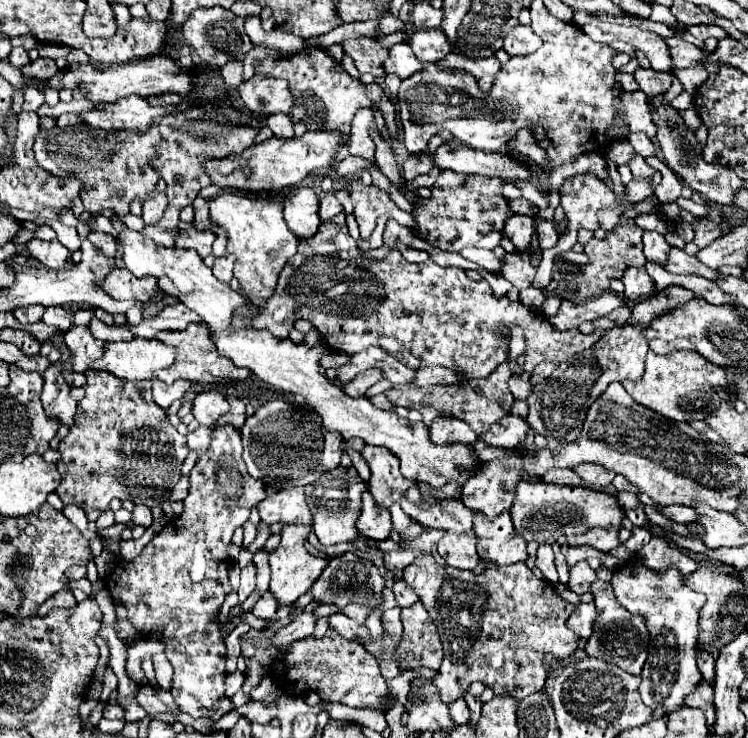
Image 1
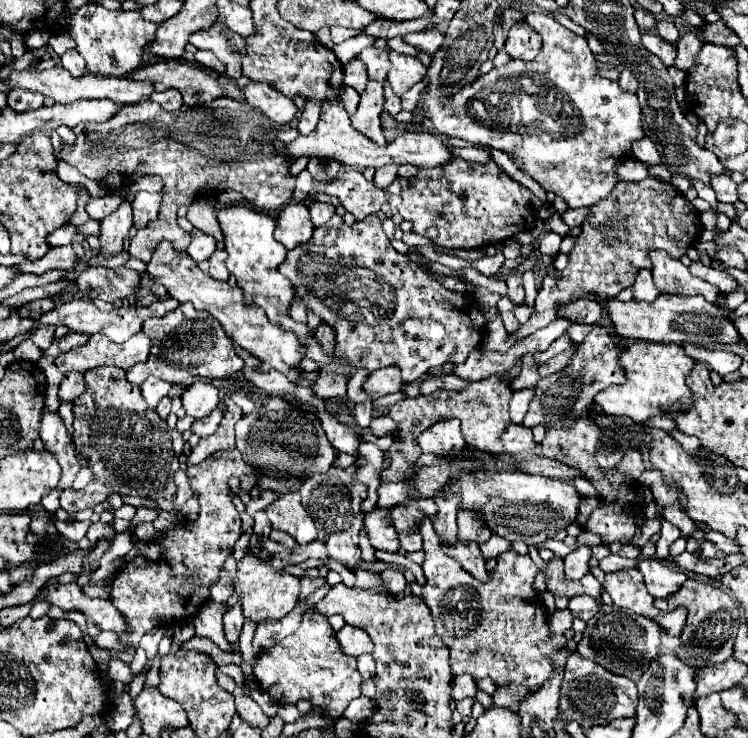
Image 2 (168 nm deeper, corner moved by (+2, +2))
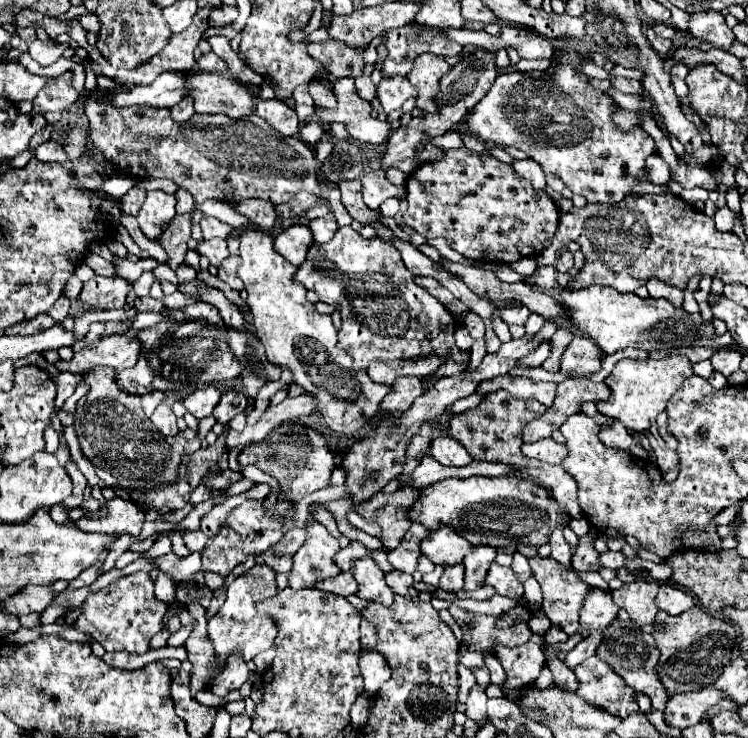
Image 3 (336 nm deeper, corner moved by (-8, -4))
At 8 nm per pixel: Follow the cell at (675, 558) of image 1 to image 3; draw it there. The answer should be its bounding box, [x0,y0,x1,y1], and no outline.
[654,584,694,616]

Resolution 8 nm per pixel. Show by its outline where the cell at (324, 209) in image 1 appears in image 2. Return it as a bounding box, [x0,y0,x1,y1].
[310,200,336,226]

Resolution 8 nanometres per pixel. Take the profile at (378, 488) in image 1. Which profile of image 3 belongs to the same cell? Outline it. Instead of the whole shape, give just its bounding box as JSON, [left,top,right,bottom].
[422,526,472,566]

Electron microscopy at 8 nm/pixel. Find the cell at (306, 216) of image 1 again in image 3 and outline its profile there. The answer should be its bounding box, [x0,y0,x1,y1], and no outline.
[274,224,312,266]

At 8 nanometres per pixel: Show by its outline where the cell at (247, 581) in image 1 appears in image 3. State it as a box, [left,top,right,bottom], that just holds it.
[212,654,248,698]

